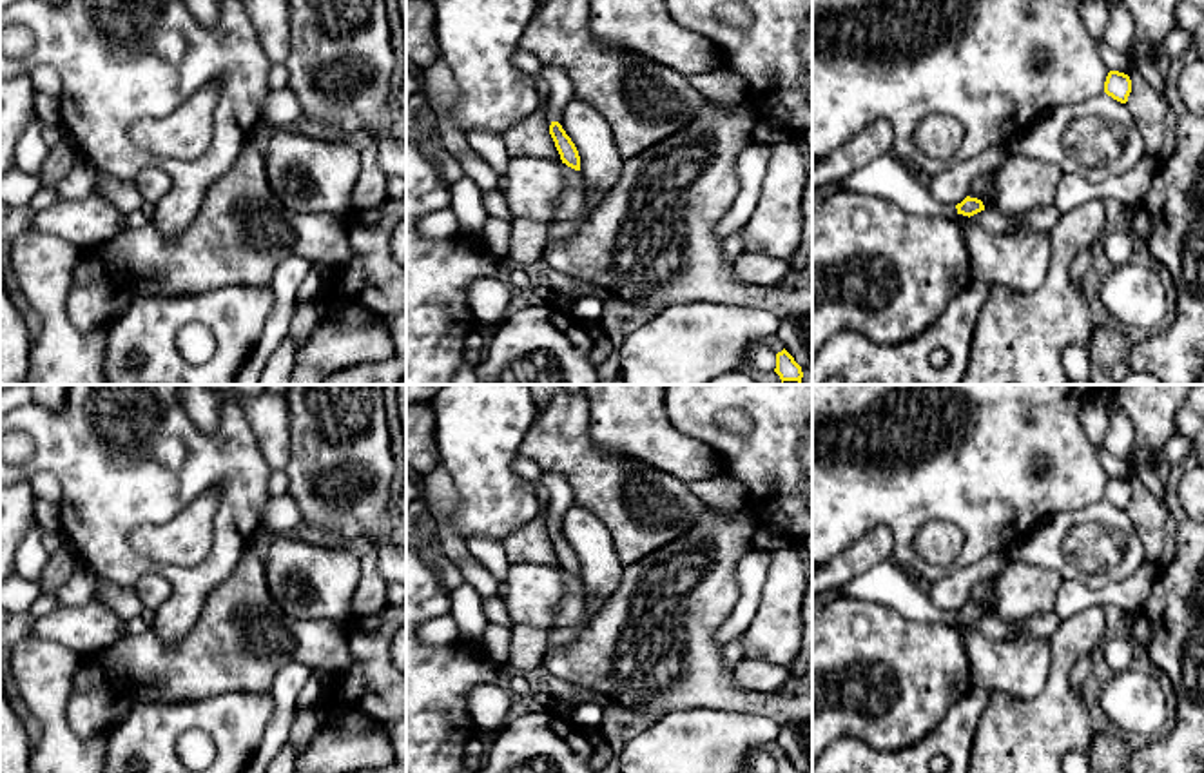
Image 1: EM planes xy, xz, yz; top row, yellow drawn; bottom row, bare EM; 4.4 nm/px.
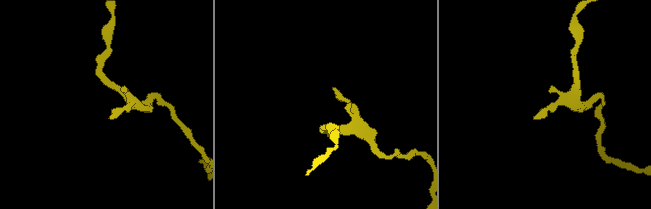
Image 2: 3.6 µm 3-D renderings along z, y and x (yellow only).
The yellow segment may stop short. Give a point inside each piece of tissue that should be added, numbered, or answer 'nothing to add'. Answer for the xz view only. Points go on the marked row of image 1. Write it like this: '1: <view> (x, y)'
1: xz (559, 86)

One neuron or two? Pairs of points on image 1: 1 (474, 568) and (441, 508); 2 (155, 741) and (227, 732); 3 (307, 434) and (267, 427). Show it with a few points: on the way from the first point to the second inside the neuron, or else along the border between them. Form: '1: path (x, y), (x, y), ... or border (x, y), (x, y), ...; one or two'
1: path (459, 554), (443, 523); one
2: path (173, 723), (176, 719), (209, 719); one
3: border (287, 403), (291, 459), (283, 469); two

